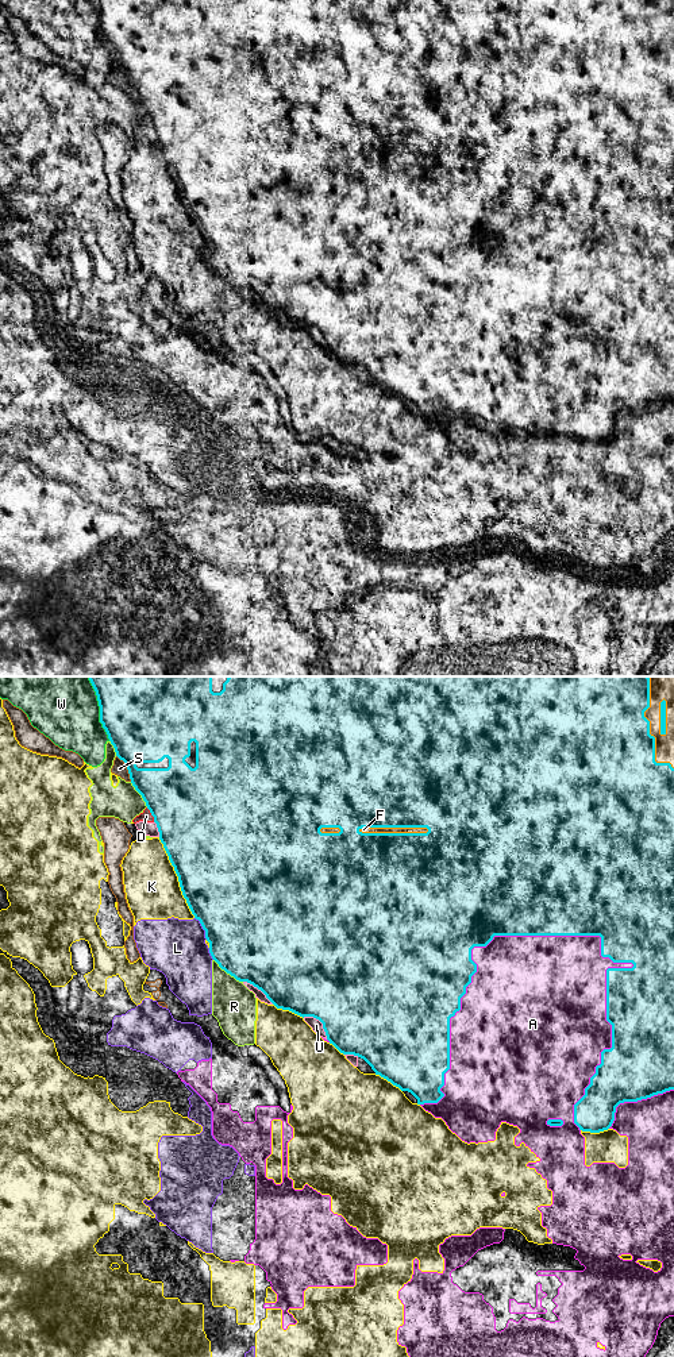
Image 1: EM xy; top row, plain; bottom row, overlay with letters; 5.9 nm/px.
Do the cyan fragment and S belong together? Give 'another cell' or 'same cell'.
another cell

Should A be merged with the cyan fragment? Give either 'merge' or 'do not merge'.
do not merge

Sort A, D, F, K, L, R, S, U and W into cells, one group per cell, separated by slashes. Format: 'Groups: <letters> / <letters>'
Groups: A K S U / D F / L R / W

